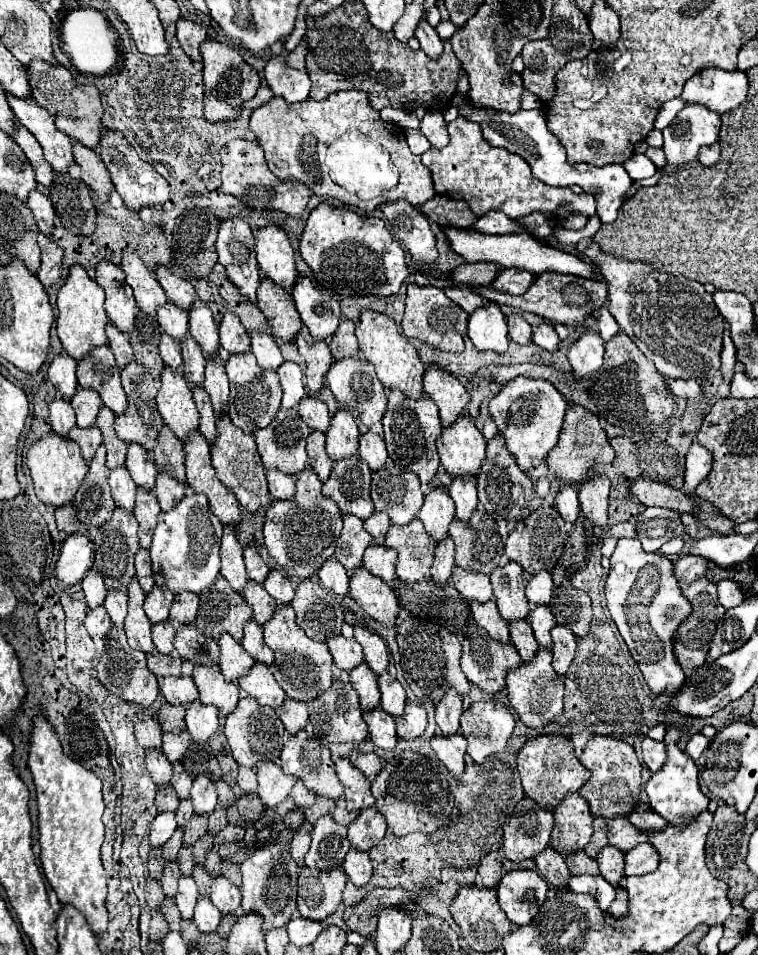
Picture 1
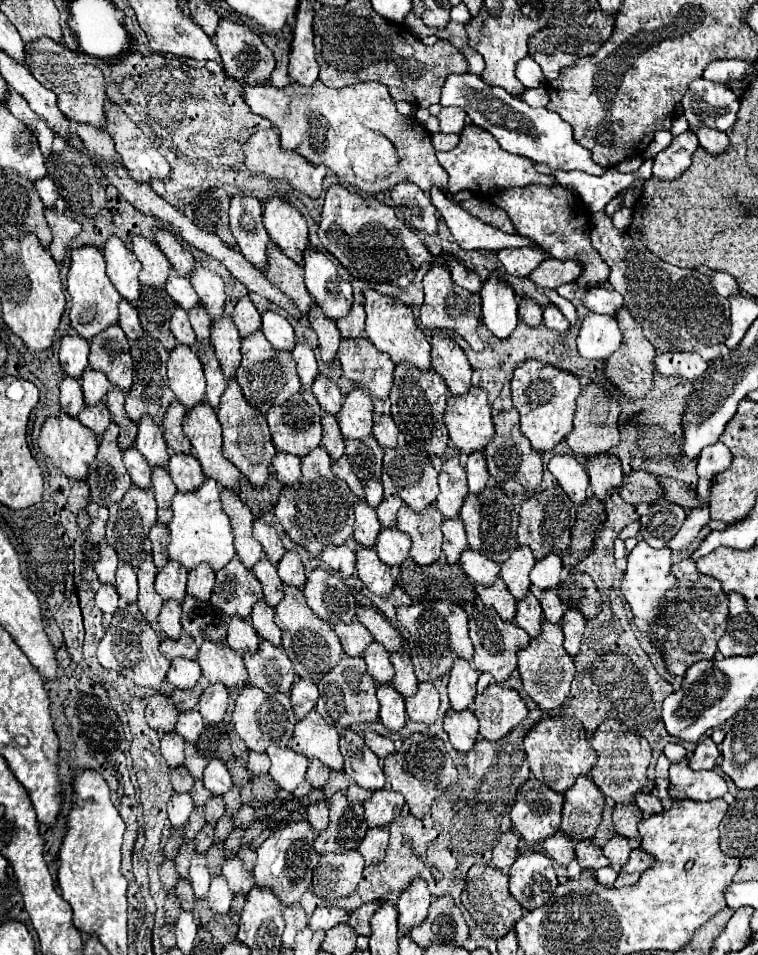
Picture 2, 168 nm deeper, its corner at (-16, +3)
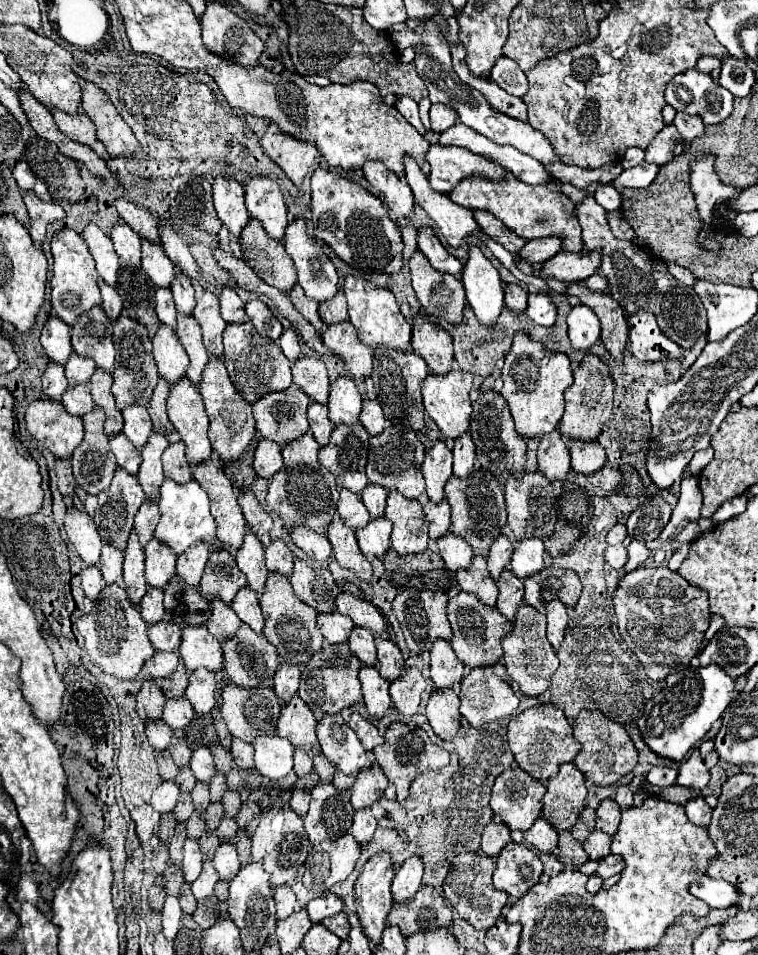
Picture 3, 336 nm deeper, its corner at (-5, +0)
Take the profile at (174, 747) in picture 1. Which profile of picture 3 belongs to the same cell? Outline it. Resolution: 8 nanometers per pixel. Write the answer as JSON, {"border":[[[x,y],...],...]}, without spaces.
{"border":[[[185,697],[179,699],[167,699],[165,701],[165,709],[163,709],[163,721],[171,727],[171,729],[183,729],[189,725],[189,721],[193,719],[193,707]]]}

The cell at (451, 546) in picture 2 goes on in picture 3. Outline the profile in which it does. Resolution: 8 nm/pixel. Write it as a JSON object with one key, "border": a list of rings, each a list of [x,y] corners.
{"border":[[[443,499],[443,503],[427,501],[423,505],[423,513],[429,519],[429,537],[431,539],[439,539],[445,533],[449,533],[449,527],[451,527],[451,511],[449,511],[447,499]]]}

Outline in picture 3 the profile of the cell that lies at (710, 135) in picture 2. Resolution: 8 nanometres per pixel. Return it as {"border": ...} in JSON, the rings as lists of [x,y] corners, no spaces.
{"border":[[[677,113],[673,123],[675,123],[675,127],[679,129],[679,133],[685,141],[693,141],[695,137],[703,135],[703,131],[705,131],[705,125],[701,123],[701,119],[685,115],[685,113]]]}

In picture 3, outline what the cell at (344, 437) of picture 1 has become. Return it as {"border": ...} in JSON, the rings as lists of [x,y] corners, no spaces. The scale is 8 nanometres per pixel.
{"border":[[[341,375],[335,383],[331,383],[331,393],[329,393],[329,419],[331,423],[347,423],[353,425],[359,421],[359,413],[361,413],[361,403],[363,397],[357,389],[357,383],[347,377]]]}

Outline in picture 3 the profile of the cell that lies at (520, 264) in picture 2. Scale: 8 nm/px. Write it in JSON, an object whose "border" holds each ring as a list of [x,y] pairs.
{"border":[[[551,235],[551,237],[543,237],[543,239],[533,239],[523,247],[521,259],[525,259],[531,265],[545,263],[553,255],[557,255],[561,251],[561,247],[563,247],[563,241],[557,235],[555,237]]]}

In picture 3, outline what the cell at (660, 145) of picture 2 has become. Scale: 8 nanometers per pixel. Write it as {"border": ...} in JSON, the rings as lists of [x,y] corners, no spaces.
{"border":[[[629,149],[629,151],[625,153],[623,161],[621,161],[621,167],[627,169],[627,167],[633,167],[633,165],[637,165],[637,163],[641,163],[641,161],[643,161],[643,151],[641,151],[641,149]]]}

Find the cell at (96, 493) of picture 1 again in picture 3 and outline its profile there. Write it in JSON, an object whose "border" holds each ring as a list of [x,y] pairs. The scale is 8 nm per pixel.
{"border":[[[93,407],[93,411],[83,417],[85,437],[81,445],[71,455],[73,475],[77,483],[91,495],[99,495],[111,485],[113,473],[117,469],[115,455],[109,449],[109,439],[103,433],[105,413],[101,407]]]}

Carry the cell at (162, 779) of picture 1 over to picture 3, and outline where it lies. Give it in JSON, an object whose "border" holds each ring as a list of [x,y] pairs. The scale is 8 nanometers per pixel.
{"border":[[[157,719],[157,721],[153,721],[153,723],[147,723],[145,735],[147,735],[151,747],[153,747],[157,753],[161,753],[161,751],[167,749],[167,745],[169,745],[169,741],[171,741],[171,727],[169,727],[165,721]]]}

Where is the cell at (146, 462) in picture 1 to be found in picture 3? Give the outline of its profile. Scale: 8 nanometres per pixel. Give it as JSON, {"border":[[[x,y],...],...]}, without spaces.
{"border":[[[129,405],[125,411],[123,411],[123,419],[125,419],[125,427],[123,427],[123,433],[129,437],[129,441],[141,449],[149,435],[151,435],[151,419],[149,419],[149,413],[145,407],[141,405]]]}

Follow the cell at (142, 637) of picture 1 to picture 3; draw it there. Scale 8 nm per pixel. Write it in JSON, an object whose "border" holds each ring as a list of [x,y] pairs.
{"border":[[[131,531],[129,541],[127,541],[127,549],[125,549],[123,579],[127,583],[129,601],[139,605],[143,595],[147,593],[147,581],[145,581],[145,551],[137,541],[135,531]]]}

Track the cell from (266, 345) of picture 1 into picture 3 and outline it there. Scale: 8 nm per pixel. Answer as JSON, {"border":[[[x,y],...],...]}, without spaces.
{"border":[[[253,299],[245,305],[245,311],[247,311],[247,317],[251,319],[251,323],[255,325],[257,333],[259,335],[265,335],[265,337],[271,337],[273,341],[277,341],[283,333],[283,325],[279,323],[279,319],[273,315],[273,311],[259,299]]]}

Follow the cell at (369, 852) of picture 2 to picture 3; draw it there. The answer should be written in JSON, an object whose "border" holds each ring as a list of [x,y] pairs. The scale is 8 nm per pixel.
{"border":[[[365,807],[365,809],[361,809],[361,811],[355,811],[351,833],[353,833],[353,837],[355,837],[359,843],[367,843],[367,841],[373,837],[375,829],[377,829],[377,821],[375,821],[375,817],[371,815],[371,807]]]}

